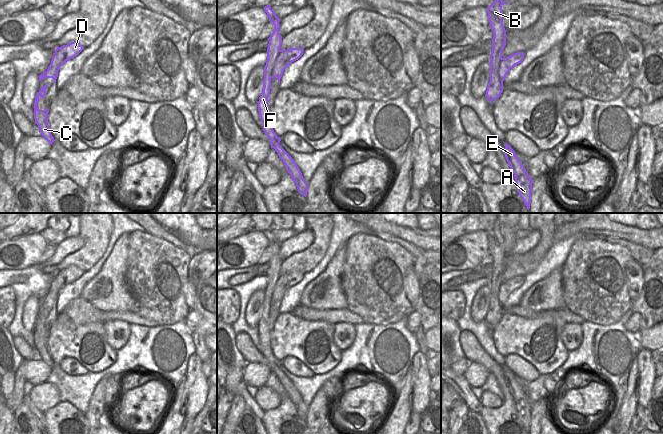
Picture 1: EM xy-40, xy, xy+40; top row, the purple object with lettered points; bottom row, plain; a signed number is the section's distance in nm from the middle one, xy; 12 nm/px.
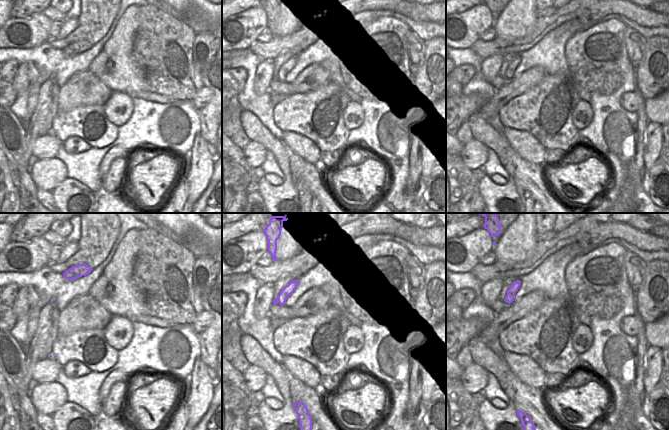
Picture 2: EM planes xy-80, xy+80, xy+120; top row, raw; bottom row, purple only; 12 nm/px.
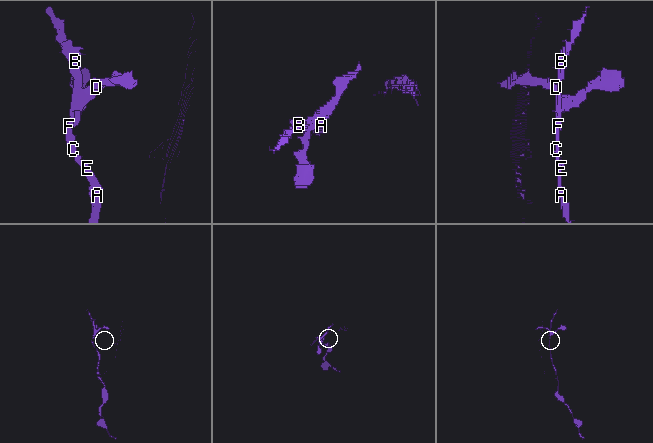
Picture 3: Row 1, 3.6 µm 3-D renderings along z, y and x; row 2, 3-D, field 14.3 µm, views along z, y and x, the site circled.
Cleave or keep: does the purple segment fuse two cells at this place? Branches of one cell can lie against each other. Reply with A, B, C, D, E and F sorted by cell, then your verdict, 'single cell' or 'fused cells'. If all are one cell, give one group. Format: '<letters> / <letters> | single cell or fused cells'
A B C E F / D | fused cells

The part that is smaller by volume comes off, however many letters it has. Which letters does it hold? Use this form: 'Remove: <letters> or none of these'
Remove: D

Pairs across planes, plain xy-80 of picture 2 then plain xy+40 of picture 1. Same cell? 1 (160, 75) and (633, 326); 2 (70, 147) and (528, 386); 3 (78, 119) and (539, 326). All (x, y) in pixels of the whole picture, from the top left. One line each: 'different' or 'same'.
1: different
2: different
3: same

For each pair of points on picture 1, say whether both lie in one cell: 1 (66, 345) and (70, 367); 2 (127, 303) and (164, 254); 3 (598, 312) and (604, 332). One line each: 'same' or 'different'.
1: different
2: different
3: different

